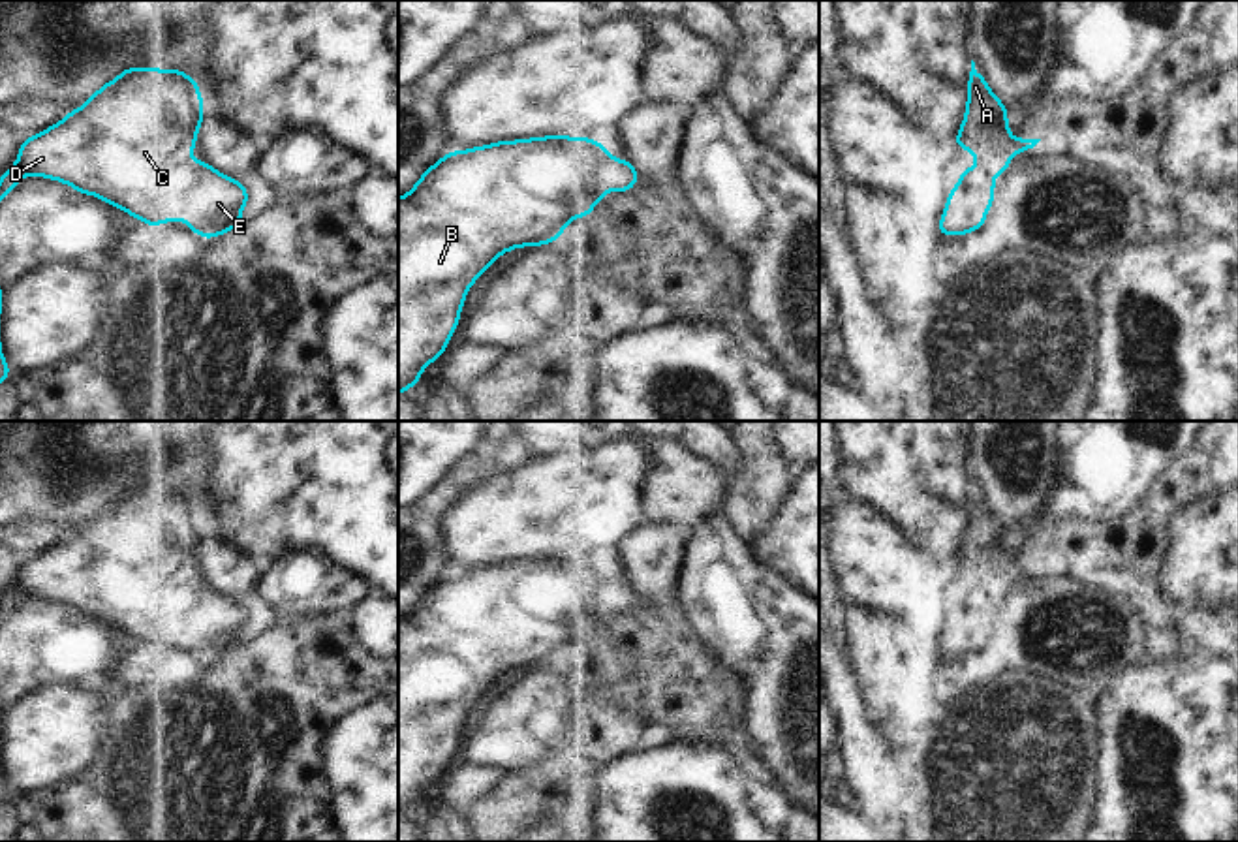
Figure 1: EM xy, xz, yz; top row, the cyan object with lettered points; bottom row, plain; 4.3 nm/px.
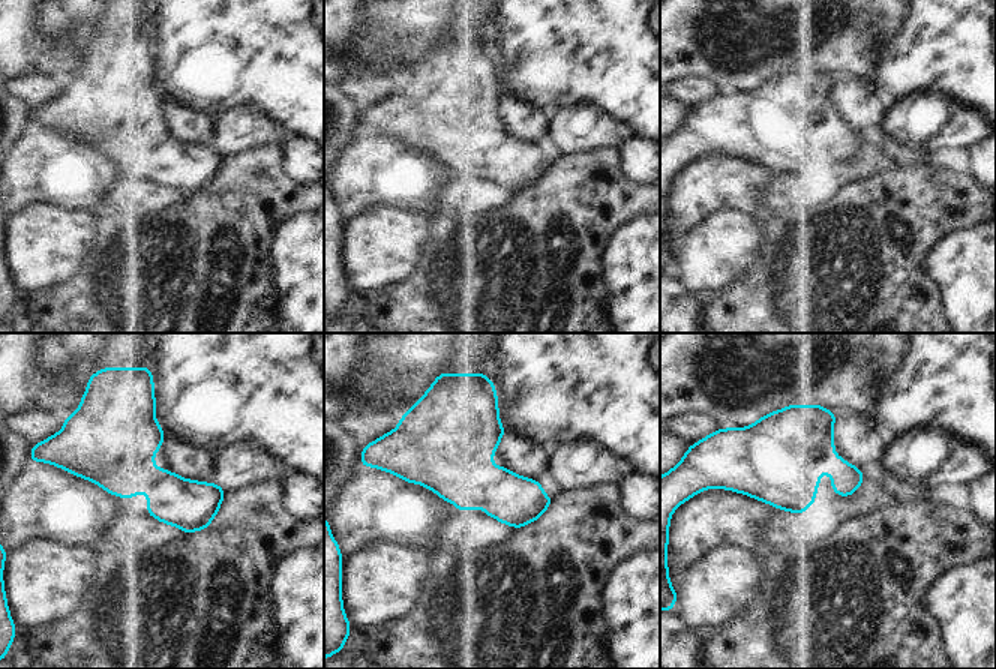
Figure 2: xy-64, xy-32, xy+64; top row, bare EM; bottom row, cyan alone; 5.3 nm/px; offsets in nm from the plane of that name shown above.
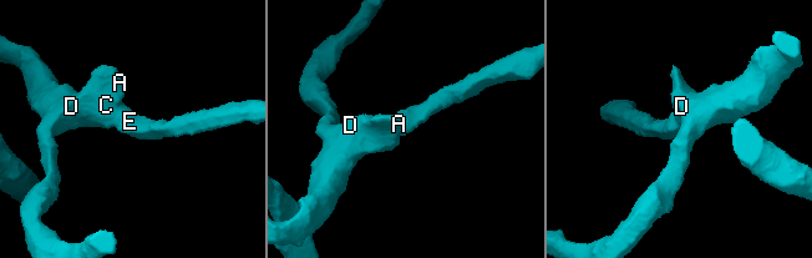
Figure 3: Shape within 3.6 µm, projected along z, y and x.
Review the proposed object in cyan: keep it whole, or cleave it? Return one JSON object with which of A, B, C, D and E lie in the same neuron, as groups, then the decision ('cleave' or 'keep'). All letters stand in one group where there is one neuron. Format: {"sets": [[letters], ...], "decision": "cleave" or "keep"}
{"sets": [["A", "B", "C", "D", "E"]], "decision": "keep"}

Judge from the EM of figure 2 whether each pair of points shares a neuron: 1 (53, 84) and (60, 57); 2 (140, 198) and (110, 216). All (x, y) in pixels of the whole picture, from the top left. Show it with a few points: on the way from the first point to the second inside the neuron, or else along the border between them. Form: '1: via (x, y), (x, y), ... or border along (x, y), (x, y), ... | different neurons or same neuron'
1: border along (20, 75), (56, 75), (65, 81) | different neurons
2: border along (107, 198), (119, 209), (138, 210), (144, 216) | different neurons

